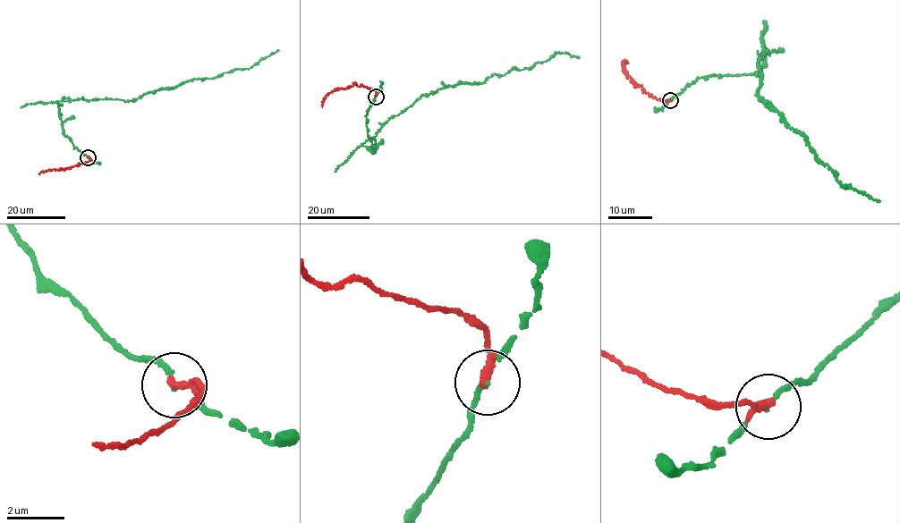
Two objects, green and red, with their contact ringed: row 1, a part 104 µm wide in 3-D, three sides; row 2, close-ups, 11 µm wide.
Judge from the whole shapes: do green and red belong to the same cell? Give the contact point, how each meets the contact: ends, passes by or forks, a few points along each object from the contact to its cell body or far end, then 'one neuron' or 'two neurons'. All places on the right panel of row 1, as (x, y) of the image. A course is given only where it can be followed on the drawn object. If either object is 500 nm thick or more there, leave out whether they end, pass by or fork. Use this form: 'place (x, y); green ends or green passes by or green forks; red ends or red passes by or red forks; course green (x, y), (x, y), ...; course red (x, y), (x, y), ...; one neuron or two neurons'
place (670, 100); green passes by; red ends; course green (670, 100), (698, 79), (759, 71), (767, 54), (762, 41), (757, 95), (806, 137), (842, 186), (880, 201); course red (670, 100), (649, 96), (637, 86), (625, 74), (622, 62), (627, 63); one neuron

